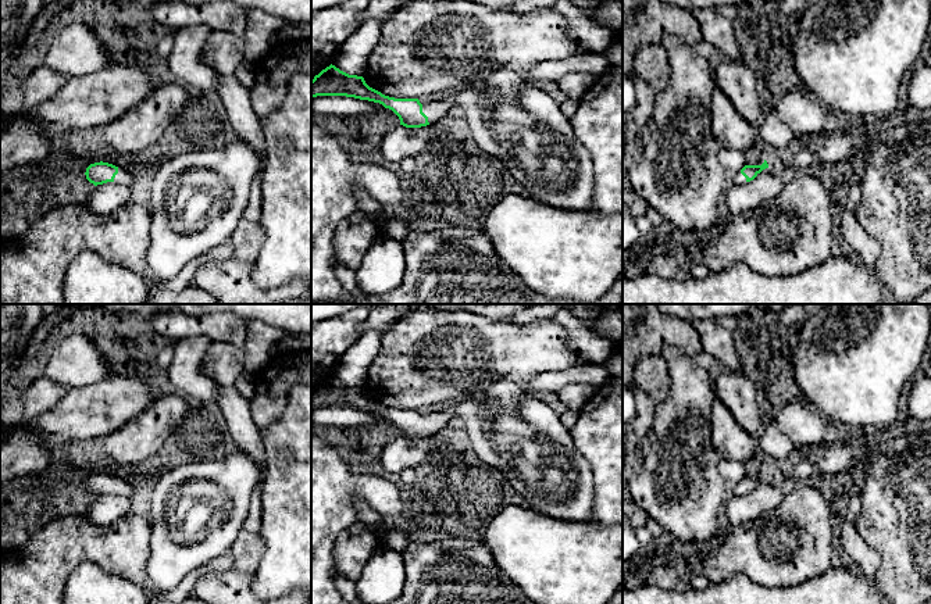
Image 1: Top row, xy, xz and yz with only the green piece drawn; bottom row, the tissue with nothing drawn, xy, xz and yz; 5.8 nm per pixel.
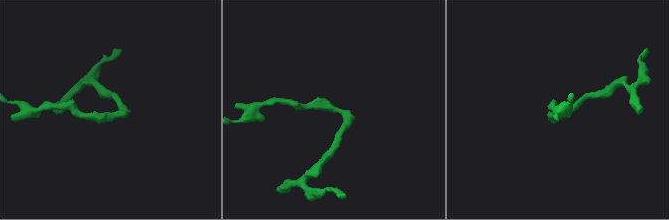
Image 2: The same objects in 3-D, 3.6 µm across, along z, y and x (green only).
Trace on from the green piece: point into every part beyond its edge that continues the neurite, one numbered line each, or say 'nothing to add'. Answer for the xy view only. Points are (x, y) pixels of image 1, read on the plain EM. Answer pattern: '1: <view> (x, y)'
1: xy (124, 488)

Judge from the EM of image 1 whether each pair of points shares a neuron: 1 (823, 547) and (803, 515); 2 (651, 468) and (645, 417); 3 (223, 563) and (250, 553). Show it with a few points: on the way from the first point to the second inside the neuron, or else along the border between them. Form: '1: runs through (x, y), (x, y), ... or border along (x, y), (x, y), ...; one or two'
1: runs through (817, 539), (805, 524); one
2: border along (655, 403), (652, 428), (638, 447), (638, 467); two
3: border along (232, 557), (227, 568), (203, 575); two

